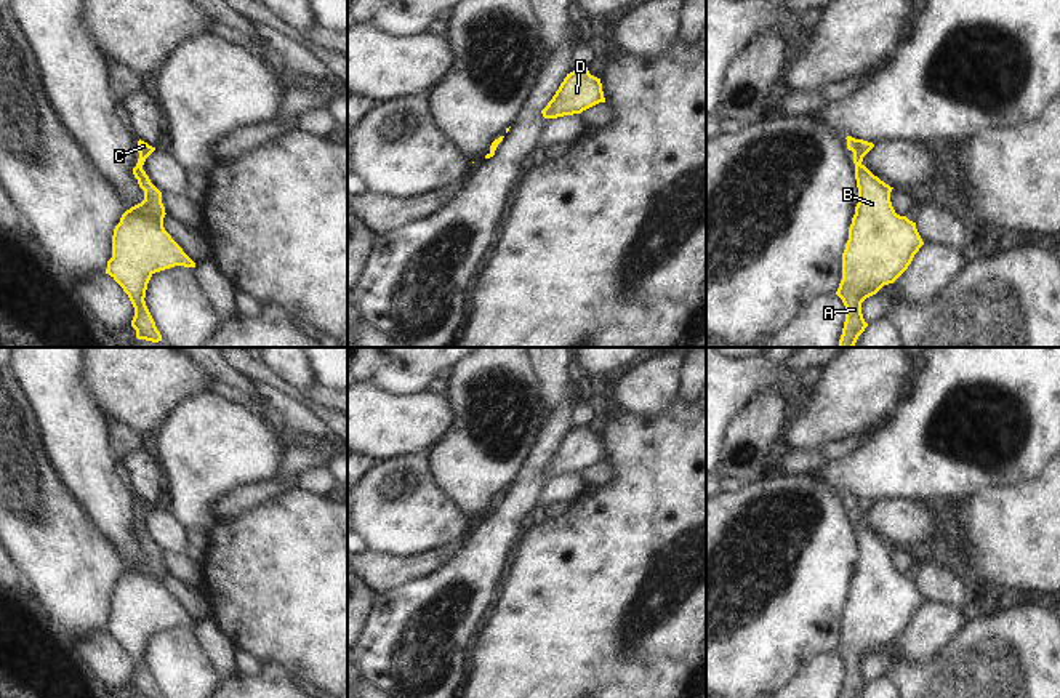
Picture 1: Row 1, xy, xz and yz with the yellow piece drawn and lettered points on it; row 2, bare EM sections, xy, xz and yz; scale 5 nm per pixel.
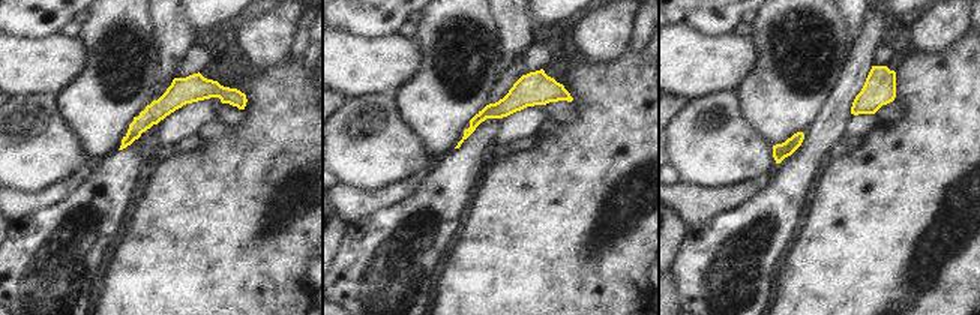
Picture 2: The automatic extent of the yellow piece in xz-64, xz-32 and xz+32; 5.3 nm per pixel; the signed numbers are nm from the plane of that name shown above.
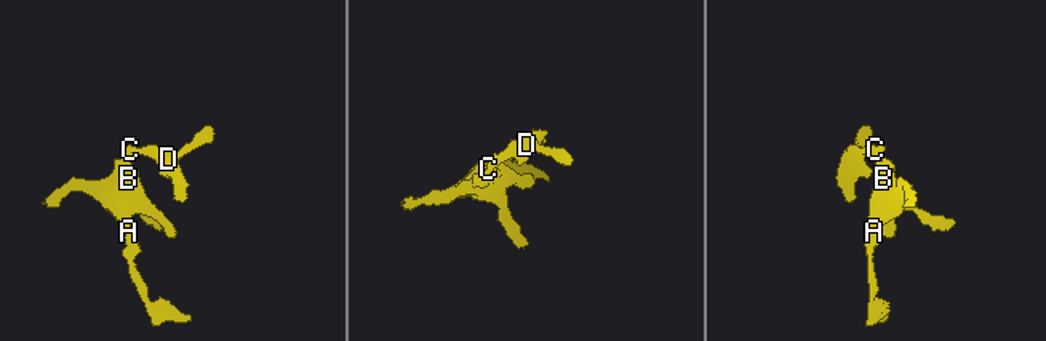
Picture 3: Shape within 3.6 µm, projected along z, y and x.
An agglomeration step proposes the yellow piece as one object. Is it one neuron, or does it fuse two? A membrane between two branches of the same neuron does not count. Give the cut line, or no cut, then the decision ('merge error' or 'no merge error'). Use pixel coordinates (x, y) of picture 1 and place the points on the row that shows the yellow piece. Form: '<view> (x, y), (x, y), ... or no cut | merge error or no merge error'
no cut | no merge error

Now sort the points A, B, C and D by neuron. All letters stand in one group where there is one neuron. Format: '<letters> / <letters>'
A B C D

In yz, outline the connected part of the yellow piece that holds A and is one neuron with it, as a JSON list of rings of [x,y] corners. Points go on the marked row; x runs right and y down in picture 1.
[[[852,136],[845,139],[847,149],[853,152],[858,203],[842,253],[842,280],[836,295],[845,306],[839,347],[853,347],[868,327],[861,303],[884,285],[893,283],[908,269],[924,242],[916,223],[895,213],[890,202],[893,187],[861,163],[874,144]]]

